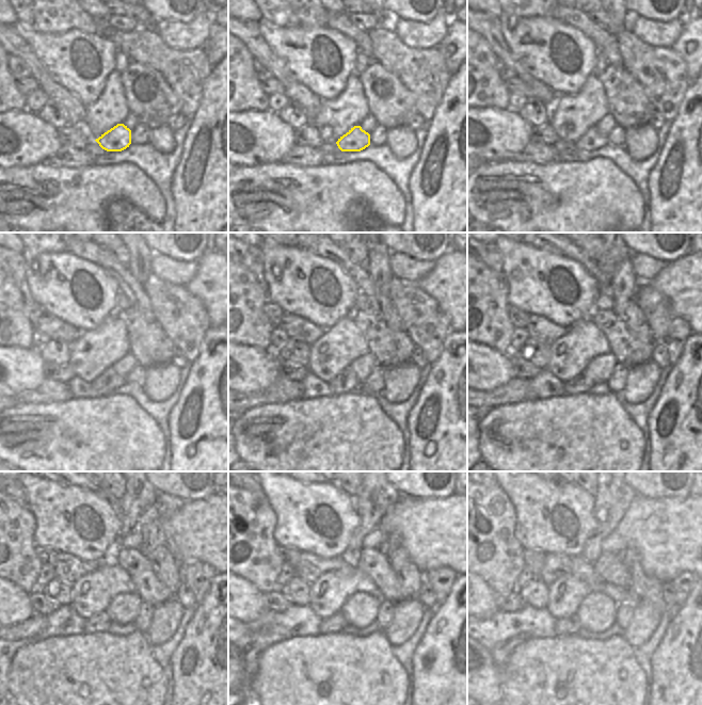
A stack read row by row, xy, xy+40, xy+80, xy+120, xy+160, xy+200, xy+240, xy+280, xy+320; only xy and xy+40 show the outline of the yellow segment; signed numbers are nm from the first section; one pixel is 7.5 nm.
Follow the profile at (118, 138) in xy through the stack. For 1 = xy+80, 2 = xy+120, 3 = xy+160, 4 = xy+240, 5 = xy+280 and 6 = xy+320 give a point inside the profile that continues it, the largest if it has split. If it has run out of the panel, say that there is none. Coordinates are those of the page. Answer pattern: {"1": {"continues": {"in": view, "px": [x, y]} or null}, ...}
{"1": {"continues": {"in": "xy+80", "px": [592, 140]}}, "2": {"continues": {"in": "xy+120", "px": [109, 381]}}, "3": {"continues": {"in": "xy+160", "px": [347, 381]}}, "4": {"continues": {"in": "xy+240", "px": [100, 622]}}, "5": {"continues": {"in": "xy+280", "px": [335, 624]}}, "6": {"continues": {"in": "xy+320", "px": [570, 626]}}}

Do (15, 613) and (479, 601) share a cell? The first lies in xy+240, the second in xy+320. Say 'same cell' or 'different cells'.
same cell

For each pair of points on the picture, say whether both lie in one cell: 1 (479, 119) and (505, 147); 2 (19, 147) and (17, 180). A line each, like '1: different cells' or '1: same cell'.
1: same cell
2: different cells

